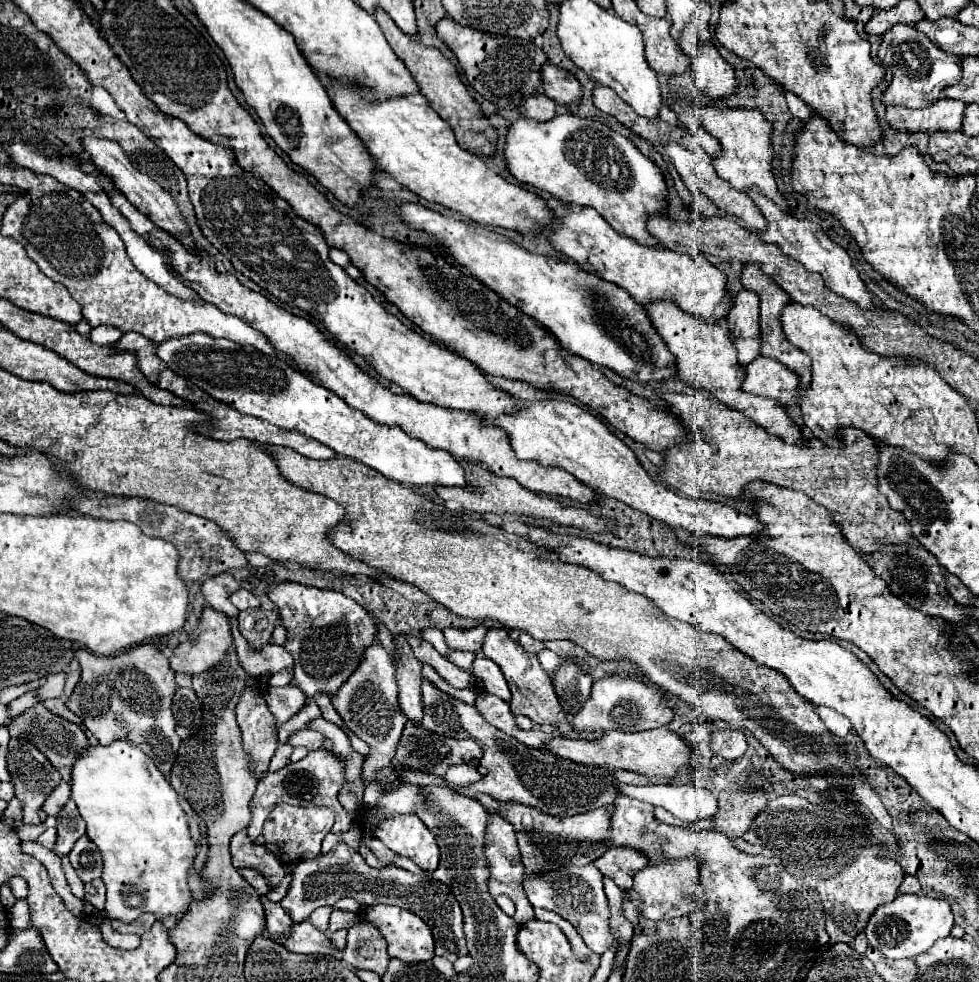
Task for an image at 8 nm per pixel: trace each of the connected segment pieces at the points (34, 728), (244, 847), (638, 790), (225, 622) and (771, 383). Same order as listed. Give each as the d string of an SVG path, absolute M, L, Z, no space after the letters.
M37 703L35 707L23 711L19 717L15 717L9 723L9 731L11 731L11 737L29 739L33 745L37 745L37 749L51 761L53 767L57 767L63 781L67 781L67 783L71 781L71 765L75 763L77 755L81 755L81 751L85 751L87 745L89 745L89 739L85 737L81 727L77 727L75 723L65 721L63 717L53 715L51 711L47 711L43 707L43 703Z
M239 831L237 835L233 835L231 857L233 857L233 867L237 869L249 867L249 869L259 871L259 875L267 879L269 889L275 889L285 877L285 869L277 861L277 857L273 857L273 853L269 853L265 847L251 843L247 831Z
M687 783L687 785L645 785L645 787L635 787L635 785L619 785L617 787L619 795L641 799L651 805L661 805L675 817L683 821L703 821L703 819L713 819L713 815L719 811L719 801L713 791Z
M205 607L201 619L189 639L179 643L169 659L175 673L197 675L213 665L219 665L227 657L227 649L233 645L229 619L225 613Z
M757 357L745 367L747 375L743 381L743 391L753 395L765 395L779 401L785 407L795 407L799 399L799 375L787 369L783 363Z

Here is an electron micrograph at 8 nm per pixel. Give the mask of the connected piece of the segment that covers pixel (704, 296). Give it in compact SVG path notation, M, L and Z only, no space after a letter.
M569 207L569 215L563 219L563 227L551 235L551 243L557 251L573 259L581 269L615 283L625 289L639 305L655 301L671 301L679 309L691 313L699 321L719 323L727 317L731 305L727 305L725 275L713 267L707 259L693 259L679 255L667 247L643 247L637 241L613 231L595 209Z

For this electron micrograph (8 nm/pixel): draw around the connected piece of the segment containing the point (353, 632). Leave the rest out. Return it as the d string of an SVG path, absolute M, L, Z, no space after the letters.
M287 581L269 585L267 597L279 609L279 617L287 629L287 641L283 647L295 661L293 685L297 685L309 697L313 697L317 691L339 691L339 687L357 669L363 649L377 641L377 627L373 617L353 599L339 595L339 591Z

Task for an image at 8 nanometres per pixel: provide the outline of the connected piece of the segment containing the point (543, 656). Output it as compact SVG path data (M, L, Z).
M543 649L543 651L537 655L537 659L539 659L541 667L543 667L547 673L553 673L553 671L561 665L561 661L563 661L559 655L555 655L555 653L549 651L549 649Z

